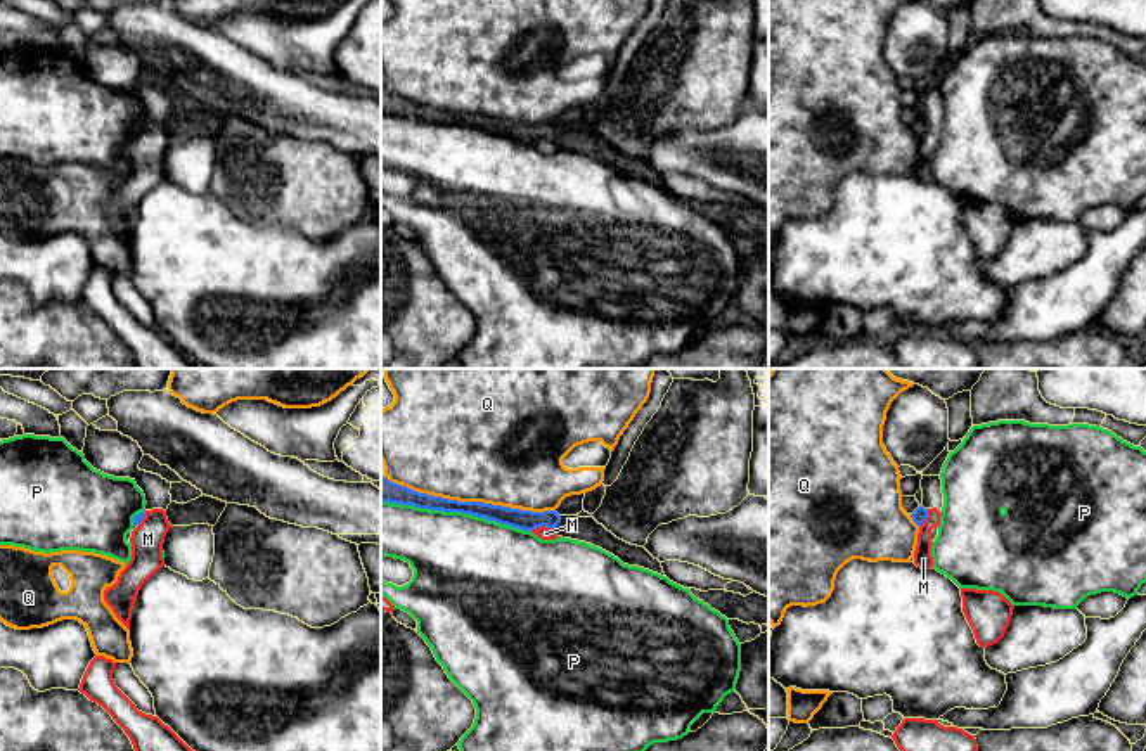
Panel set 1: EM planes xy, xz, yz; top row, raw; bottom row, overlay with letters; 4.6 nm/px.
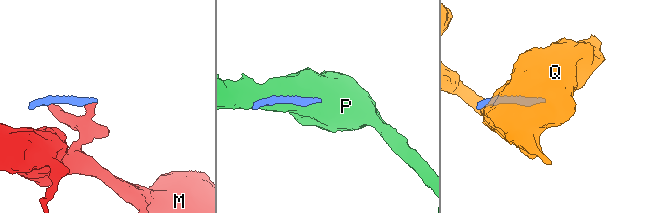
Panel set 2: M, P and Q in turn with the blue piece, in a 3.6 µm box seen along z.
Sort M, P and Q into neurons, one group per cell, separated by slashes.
M / P / Q

